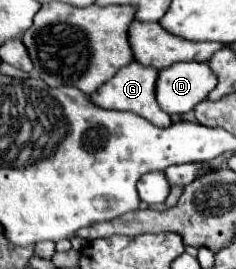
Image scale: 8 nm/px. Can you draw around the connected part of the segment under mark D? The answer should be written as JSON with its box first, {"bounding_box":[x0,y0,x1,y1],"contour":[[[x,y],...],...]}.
{"bounding_box":[156,62,218,114],"contour":[[[178,62],[160,70],[156,98],[168,114],[182,114],[206,100],[216,84],[218,78],[206,62]]]}

